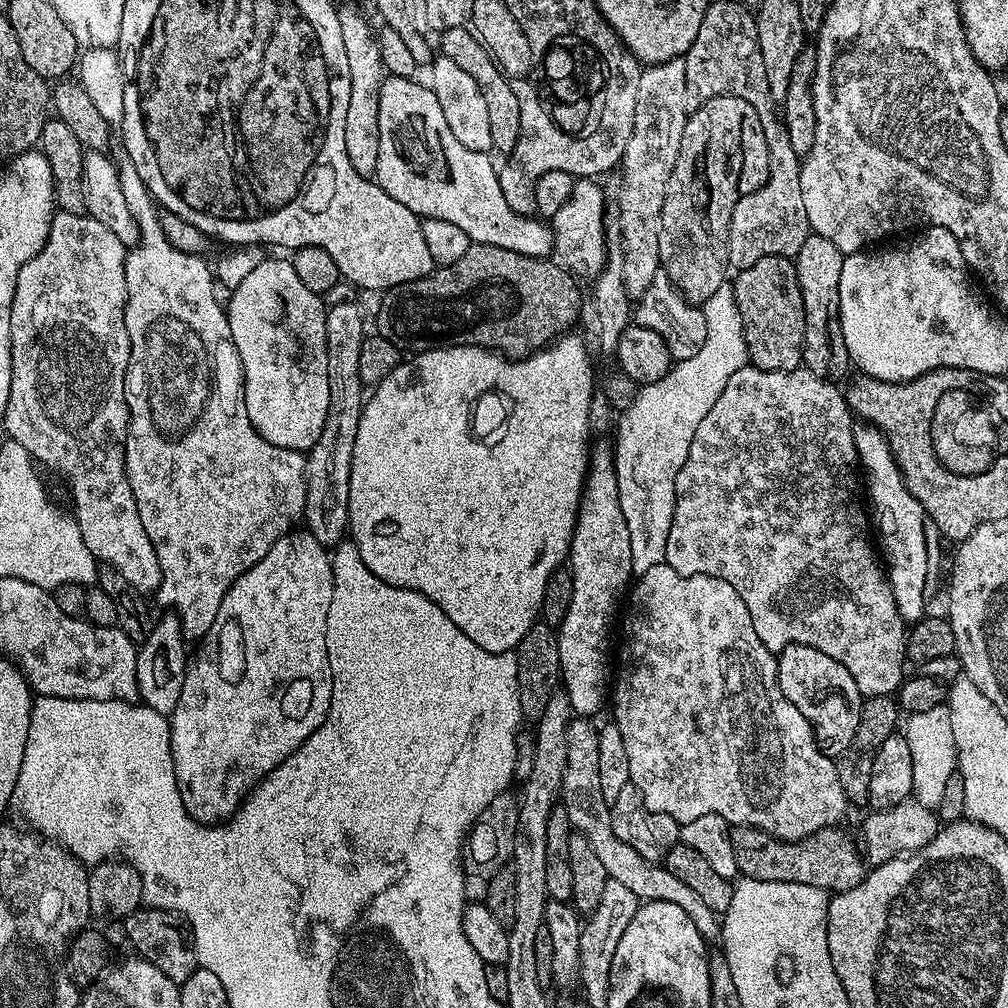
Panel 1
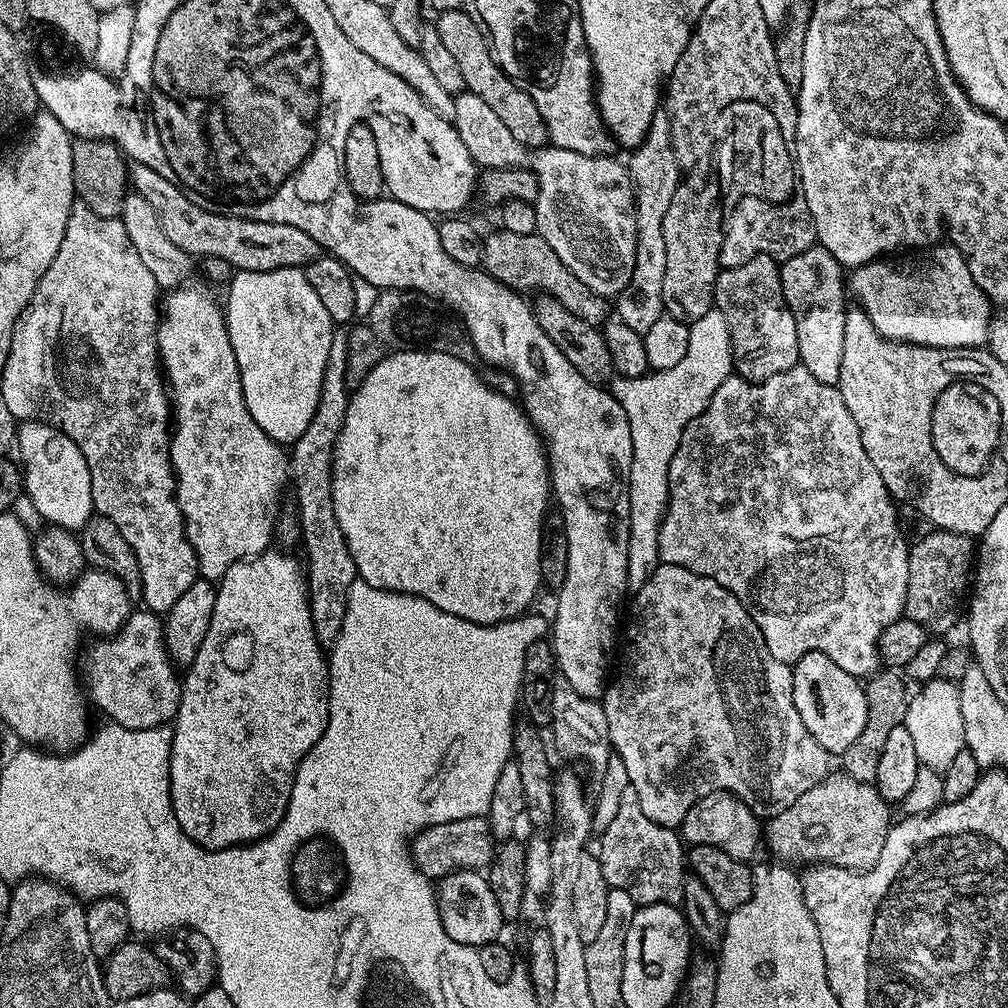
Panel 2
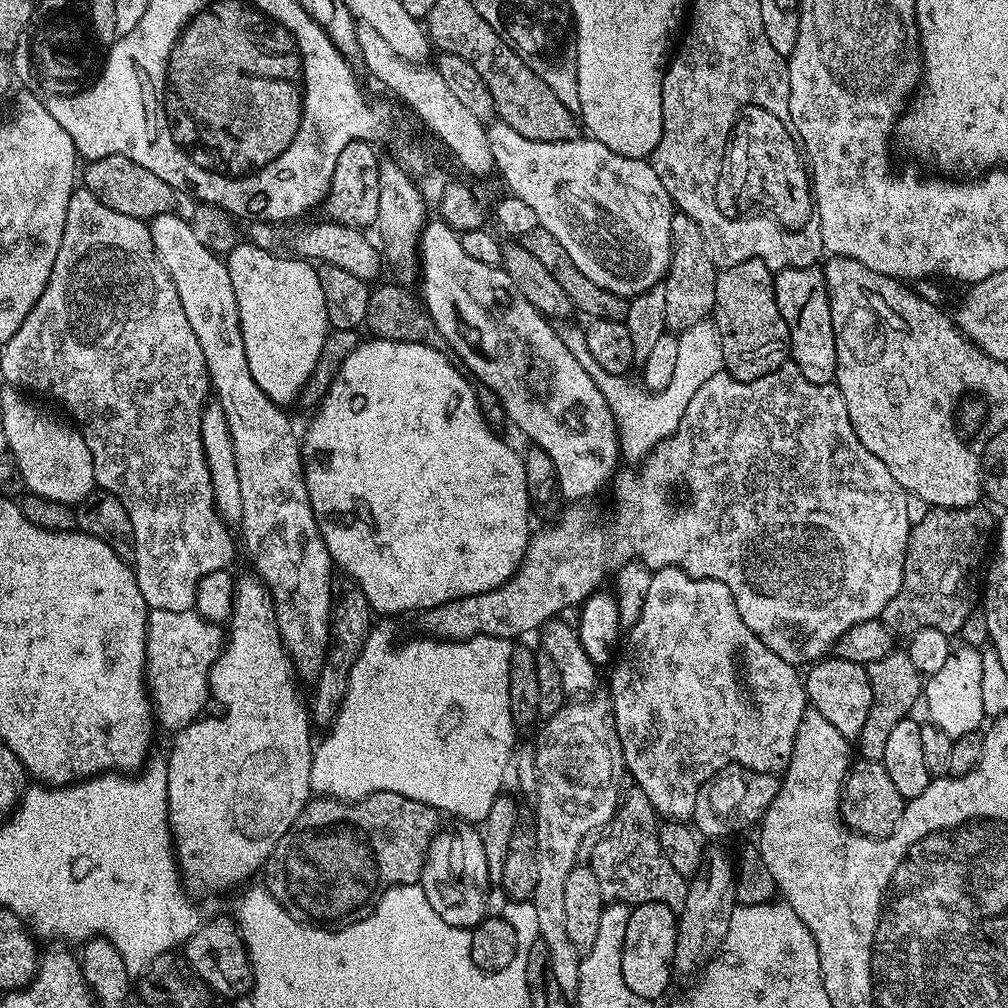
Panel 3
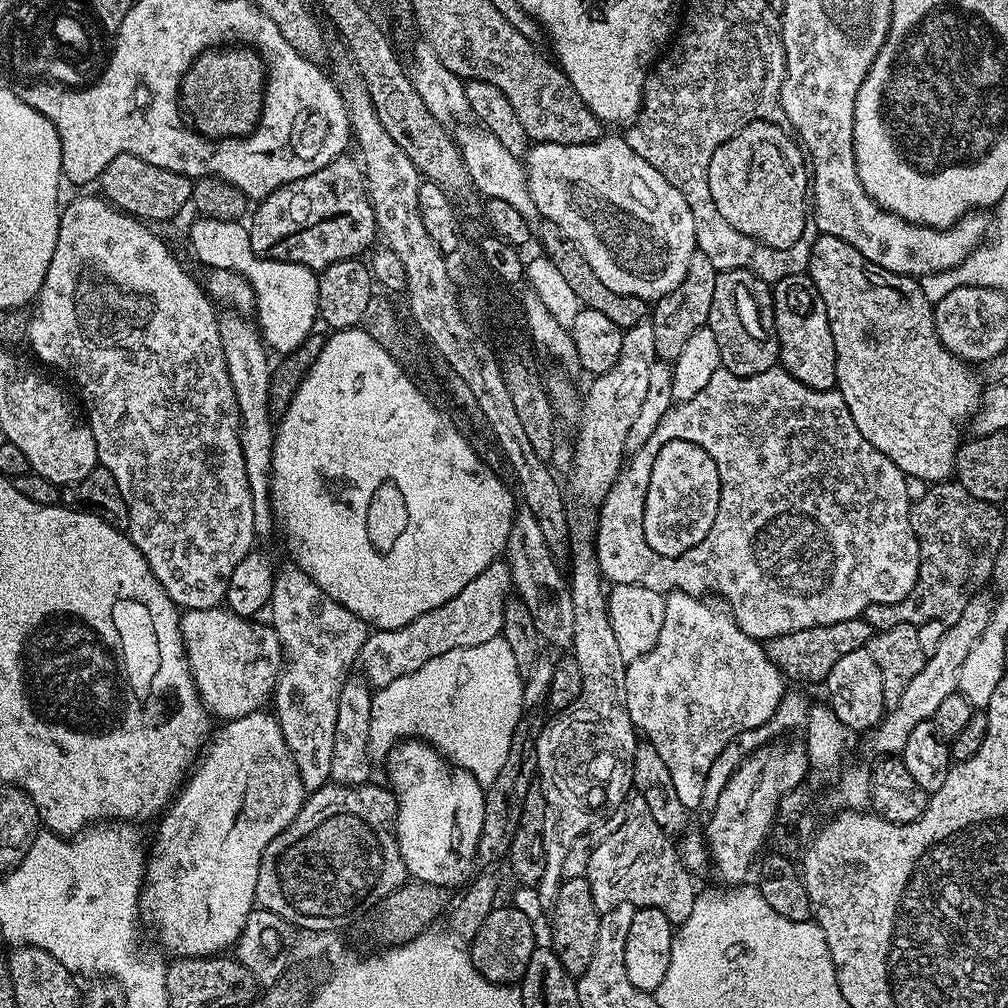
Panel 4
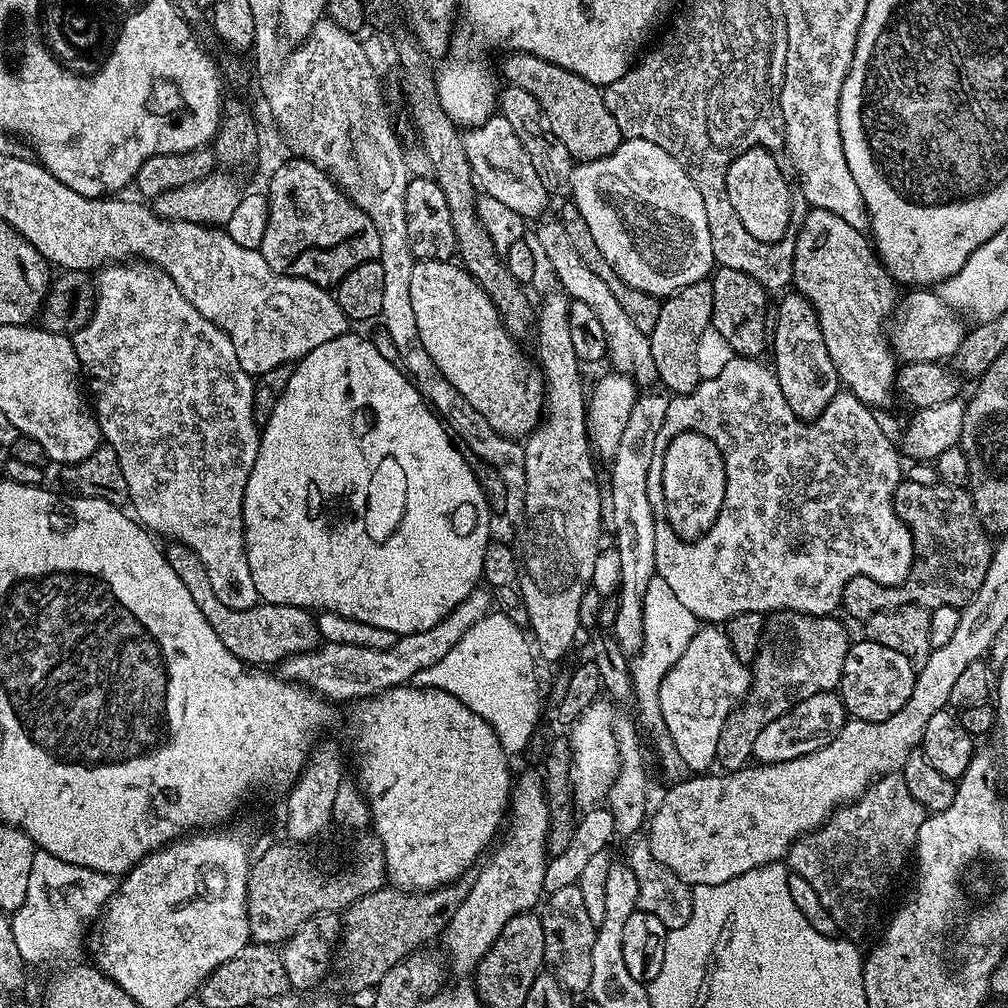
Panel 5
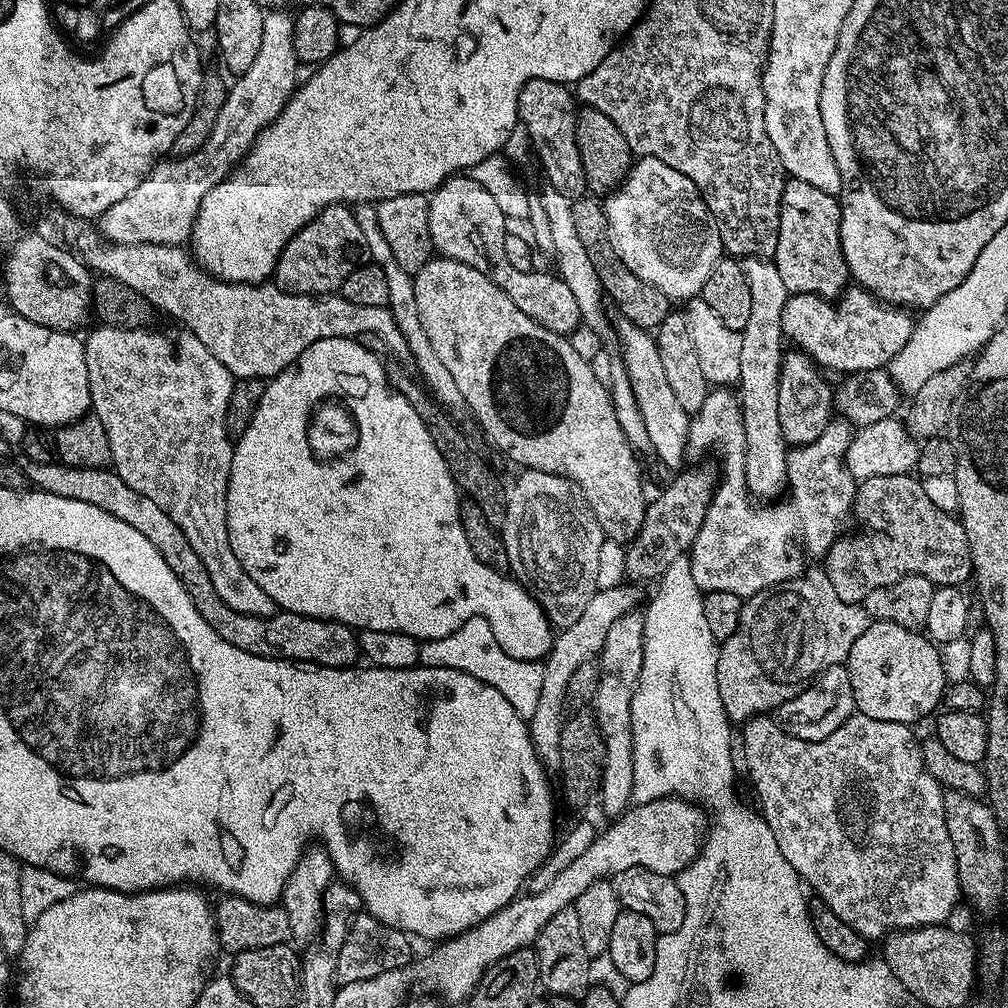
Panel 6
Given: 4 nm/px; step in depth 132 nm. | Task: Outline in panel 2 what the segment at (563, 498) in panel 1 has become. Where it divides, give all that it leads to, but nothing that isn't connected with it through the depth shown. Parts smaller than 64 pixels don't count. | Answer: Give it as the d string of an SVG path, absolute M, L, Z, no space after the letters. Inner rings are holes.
M396 350L385 355L349 395L346 418L332 451L334 515L338 517L338 526L342 526L342 534L354 558L359 579L388 592L426 598L426 602L434 602L438 610L446 610L446 614L454 614L475 624L501 624L503 620L512 620L515 616L527 613L536 591L542 588L540 551L546 517L550 512L550 473L544 441L528 420L523 407L515 399L512 401L510 397L487 388L483 378L475 372L477 369L462 362L459 355L435 350L412 351Z

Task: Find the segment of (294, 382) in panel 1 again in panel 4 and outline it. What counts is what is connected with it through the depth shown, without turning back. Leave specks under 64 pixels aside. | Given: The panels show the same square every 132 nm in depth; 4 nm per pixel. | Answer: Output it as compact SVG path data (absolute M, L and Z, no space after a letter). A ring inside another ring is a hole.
M203 215L197 219L192 224L192 248L197 258L205 264L205 269L228 269L245 276L252 287L254 316L258 321L261 340L276 354L298 350L298 346L306 342L318 324L320 303L317 273L301 264L265 260L259 256L250 246L245 225L239 220L220 221Z

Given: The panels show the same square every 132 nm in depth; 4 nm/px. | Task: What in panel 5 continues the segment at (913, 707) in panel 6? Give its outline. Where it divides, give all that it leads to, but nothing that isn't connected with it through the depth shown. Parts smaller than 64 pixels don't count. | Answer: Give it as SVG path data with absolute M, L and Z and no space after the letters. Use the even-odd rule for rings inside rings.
M863 638L857 640L857 644L855 641L848 645L838 695L851 719L882 722L906 706L906 698L910 698L916 685L917 669L908 661L906 654L890 650L890 646L878 646L878 642Z

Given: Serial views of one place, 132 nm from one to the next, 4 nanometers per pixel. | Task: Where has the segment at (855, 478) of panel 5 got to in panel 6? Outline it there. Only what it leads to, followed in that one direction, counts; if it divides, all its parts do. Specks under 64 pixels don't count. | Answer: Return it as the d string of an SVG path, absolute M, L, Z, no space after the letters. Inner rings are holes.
M716 386L709 391L706 402L702 402L688 426L689 441L700 440L702 447L712 448L717 440L720 443L720 452L724 455L724 476L722 472L712 504L706 510L705 521L702 522L690 549L692 574L701 593L726 590L726 594L738 594L741 598L747 598L775 584L795 580L805 571L800 540L810 555L823 557L831 550L833 542L841 539L843 532L840 531L844 528L844 519L847 516L849 519L854 512L858 482L848 473L848 465L844 462L854 435L853 429L847 423L836 423L828 423L822 438L814 438L814 442L793 447L789 451L786 481L788 500L774 505L773 508L755 508L751 504L753 501L746 495L744 482L744 412L740 408L740 397L724 386Z

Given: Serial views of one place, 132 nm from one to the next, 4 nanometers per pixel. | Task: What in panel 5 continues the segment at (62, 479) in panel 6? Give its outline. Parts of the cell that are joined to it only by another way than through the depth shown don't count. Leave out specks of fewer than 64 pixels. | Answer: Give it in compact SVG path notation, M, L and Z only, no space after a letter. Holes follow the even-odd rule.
M179 542L169 543L166 548L168 565L182 578L182 586L190 598L194 598L194 606L202 610L202 618L210 622L214 634L230 654L244 661L249 666L273 666L279 665L289 656L297 656L303 652L310 652L321 643L322 637L313 613L307 608L290 606L289 604L255 604L250 610L230 610L230 606L224 605L214 594L214 586L210 586L210 578L206 578L206 566L192 548L187 548Z

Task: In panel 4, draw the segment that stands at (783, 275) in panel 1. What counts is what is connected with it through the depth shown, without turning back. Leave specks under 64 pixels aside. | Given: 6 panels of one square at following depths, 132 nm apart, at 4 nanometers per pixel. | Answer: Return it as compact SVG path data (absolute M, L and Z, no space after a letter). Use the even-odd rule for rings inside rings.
M745 268L717 271L714 302L710 302L707 325L718 342L718 354L724 369L735 376L753 376L777 367L780 343L776 333L776 315L769 281Z

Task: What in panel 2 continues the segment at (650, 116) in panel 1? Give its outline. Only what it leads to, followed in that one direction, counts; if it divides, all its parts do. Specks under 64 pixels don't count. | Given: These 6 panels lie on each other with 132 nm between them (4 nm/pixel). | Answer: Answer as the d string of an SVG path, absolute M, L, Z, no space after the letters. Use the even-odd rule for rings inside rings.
M657 114L652 119L652 125L644 141L631 153L630 171L636 193L636 261L630 282L620 291L620 295L615 297L614 312L623 324L630 326L630 330L641 334L650 330L650 326L654 326L654 322L658 322L658 318L665 315L662 302L662 278L666 278L666 238L662 234L662 222L666 218L666 210L670 210L670 202L674 198L676 188L682 183L682 176L680 176L682 169L676 163L672 153L670 126L671 122L667 115Z

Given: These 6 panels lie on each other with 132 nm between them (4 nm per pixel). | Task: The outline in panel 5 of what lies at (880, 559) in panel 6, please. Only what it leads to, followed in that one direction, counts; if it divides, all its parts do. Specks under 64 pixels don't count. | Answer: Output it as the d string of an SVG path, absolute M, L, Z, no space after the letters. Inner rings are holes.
M904 478L896 487L894 510L912 535L912 545L916 551L912 573L906 577L903 584L895 586L879 584L874 582L874 578L865 576L850 578L850 582L846 582L846 586L842 590L840 599L842 612L845 612L843 615L849 621L852 619L863 622L879 612L892 612L895 608L901 608L903 604L917 604L929 610L938 606L954 606L963 609L965 604L972 601L974 594L982 586L994 551L993 537L981 522L971 495L965 489L952 488L948 484L939 482L923 484L920 480Z

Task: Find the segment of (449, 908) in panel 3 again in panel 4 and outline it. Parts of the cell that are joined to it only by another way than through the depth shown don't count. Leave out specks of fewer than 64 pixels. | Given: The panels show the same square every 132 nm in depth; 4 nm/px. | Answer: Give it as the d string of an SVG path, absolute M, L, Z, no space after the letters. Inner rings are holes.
M409 738L396 745L386 757L388 763L388 776L392 793L396 796L396 837L398 838L398 846L402 850L402 862L406 862L406 870L409 877L413 881L421 884L433 884L436 888L445 890L451 889L451 884L456 883L460 878L460 864L472 864L476 847L478 846L478 838L482 834L482 818L484 817L484 793L485 789L474 779L465 768L457 768L449 761L445 760L439 752L430 744L425 744L424 741L415 738Z

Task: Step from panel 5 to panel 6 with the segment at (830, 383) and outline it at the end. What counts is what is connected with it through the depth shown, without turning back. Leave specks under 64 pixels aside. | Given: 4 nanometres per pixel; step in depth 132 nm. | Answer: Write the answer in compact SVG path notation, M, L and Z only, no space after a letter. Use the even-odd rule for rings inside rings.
M799 350L785 351L778 382L778 426L782 426L785 445L799 446L822 438L834 415L834 388L824 381L825 373L812 357Z

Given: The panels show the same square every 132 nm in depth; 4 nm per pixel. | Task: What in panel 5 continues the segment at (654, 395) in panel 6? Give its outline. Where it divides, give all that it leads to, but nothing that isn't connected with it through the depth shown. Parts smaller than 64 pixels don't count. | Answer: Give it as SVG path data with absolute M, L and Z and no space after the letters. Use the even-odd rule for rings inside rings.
M552 218L546 222L541 221L536 230L536 244L544 248L544 253L550 259L557 283L567 293L570 299L582 301L598 317L602 330L605 331L607 344L607 359L611 360L611 367L624 375L630 375L640 386L652 386L657 383L656 371L654 370L654 358L650 354L650 342L648 333L643 332L635 326L618 298L614 297L613 291L598 274L594 273L586 262L578 255L570 236L559 222L559 219Z

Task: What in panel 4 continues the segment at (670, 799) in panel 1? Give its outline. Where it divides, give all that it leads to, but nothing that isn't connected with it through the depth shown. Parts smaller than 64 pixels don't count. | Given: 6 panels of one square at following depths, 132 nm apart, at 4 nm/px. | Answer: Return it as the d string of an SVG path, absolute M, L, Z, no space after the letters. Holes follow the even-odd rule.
M679 590L669 591L667 593L664 605L666 614L662 622L662 630L658 634L658 642L646 654L633 656L627 661L628 669L626 670L626 710L632 719L632 727L647 743L652 744L654 750L661 755L667 770L670 772L671 781L674 782L674 789L678 793L683 806L689 810L698 809L703 805L702 790L706 786L706 774L718 758L720 751L725 748L731 740L739 738L743 732L754 730L762 726L778 710L778 706L784 701L786 695L786 681L784 675L774 666L774 662L768 657L765 645L759 640L755 640L750 634L746 634L738 626L738 622L732 613L723 607L715 608L712 604L707 604L704 600L699 600L699 595L692 592L681 592Z

